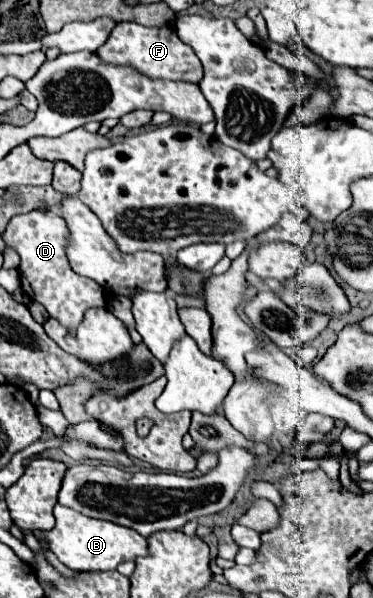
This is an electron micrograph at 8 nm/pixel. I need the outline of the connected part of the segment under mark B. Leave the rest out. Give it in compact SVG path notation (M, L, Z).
M62 505L54 507L54 517L56 517L54 529L52 531L36 531L36 535L48 539L50 551L72 571L108 571L108 569L116 569L118 563L122 563L122 561L134 561L136 557L146 555L146 539L142 535L134 533L132 529L124 529L122 525L112 525L110 521L90 519L90 517L76 513L74 509L66 509Z

